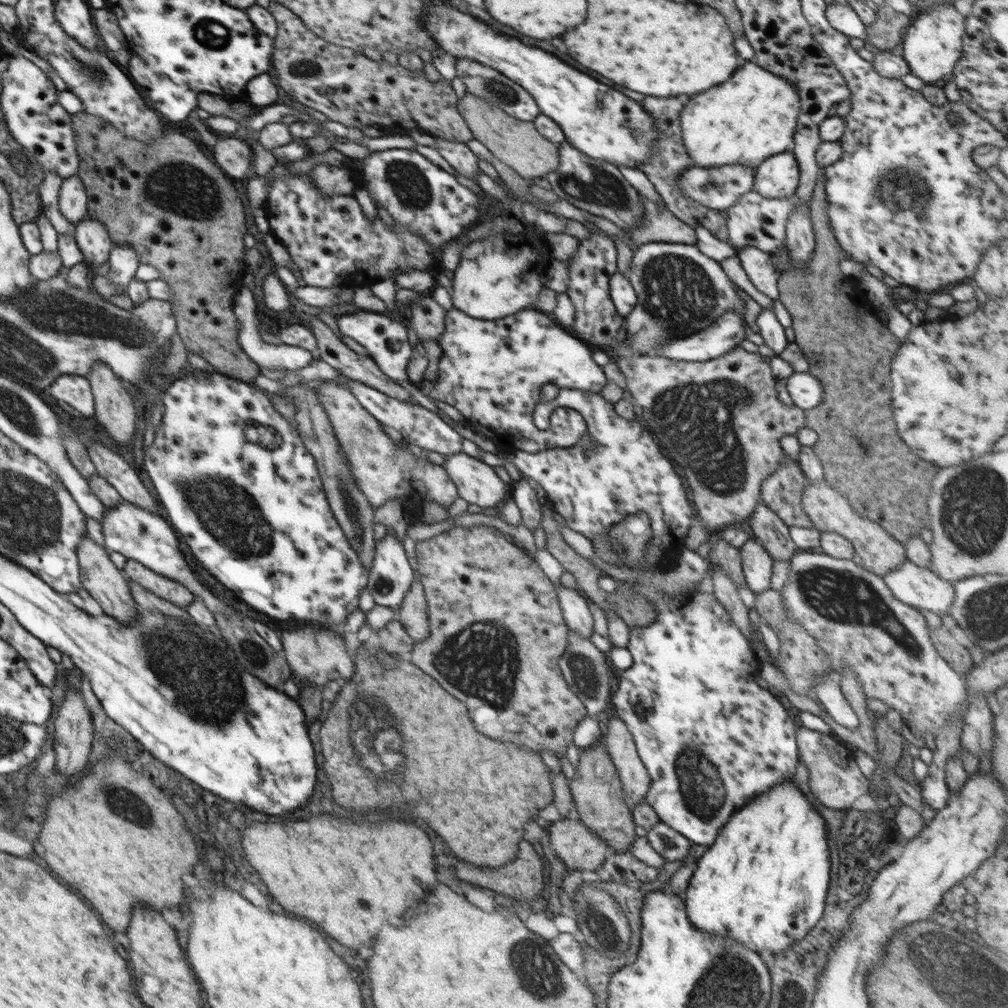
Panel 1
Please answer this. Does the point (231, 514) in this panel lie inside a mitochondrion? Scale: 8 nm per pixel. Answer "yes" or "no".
yes

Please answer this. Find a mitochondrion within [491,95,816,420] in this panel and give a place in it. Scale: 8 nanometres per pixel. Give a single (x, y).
(679, 295)

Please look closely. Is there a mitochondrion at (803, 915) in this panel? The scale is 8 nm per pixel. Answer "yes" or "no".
no

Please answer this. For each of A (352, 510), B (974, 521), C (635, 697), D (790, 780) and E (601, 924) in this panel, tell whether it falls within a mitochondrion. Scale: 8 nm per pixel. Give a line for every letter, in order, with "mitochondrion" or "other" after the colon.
A: mitochondrion
B: mitochondrion
C: other
D: other
E: mitochondrion

